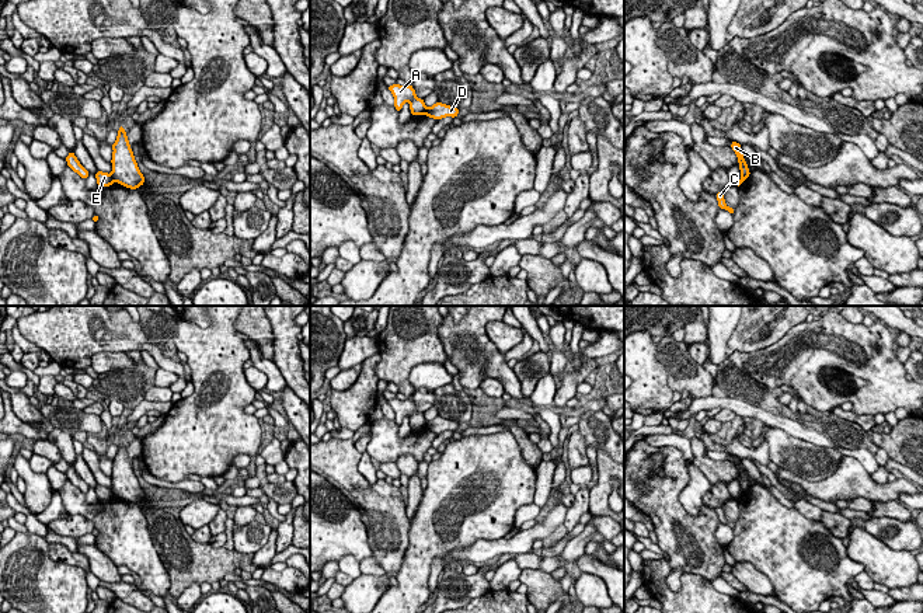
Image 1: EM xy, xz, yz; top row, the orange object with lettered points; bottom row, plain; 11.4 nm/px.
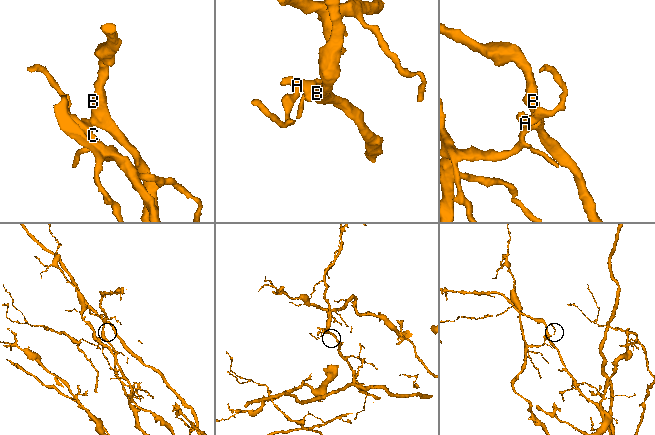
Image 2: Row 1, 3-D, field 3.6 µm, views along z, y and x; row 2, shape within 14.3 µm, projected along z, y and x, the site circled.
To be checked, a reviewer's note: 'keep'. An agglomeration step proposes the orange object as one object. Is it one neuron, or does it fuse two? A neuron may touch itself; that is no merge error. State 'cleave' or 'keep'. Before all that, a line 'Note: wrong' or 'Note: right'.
Note: wrong
cleave

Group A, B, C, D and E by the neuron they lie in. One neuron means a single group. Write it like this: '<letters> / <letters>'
A C E / B D

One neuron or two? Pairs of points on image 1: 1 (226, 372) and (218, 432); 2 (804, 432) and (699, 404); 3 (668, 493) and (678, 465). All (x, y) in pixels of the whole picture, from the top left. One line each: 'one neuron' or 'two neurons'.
1: one neuron
2: one neuron
3: one neuron

